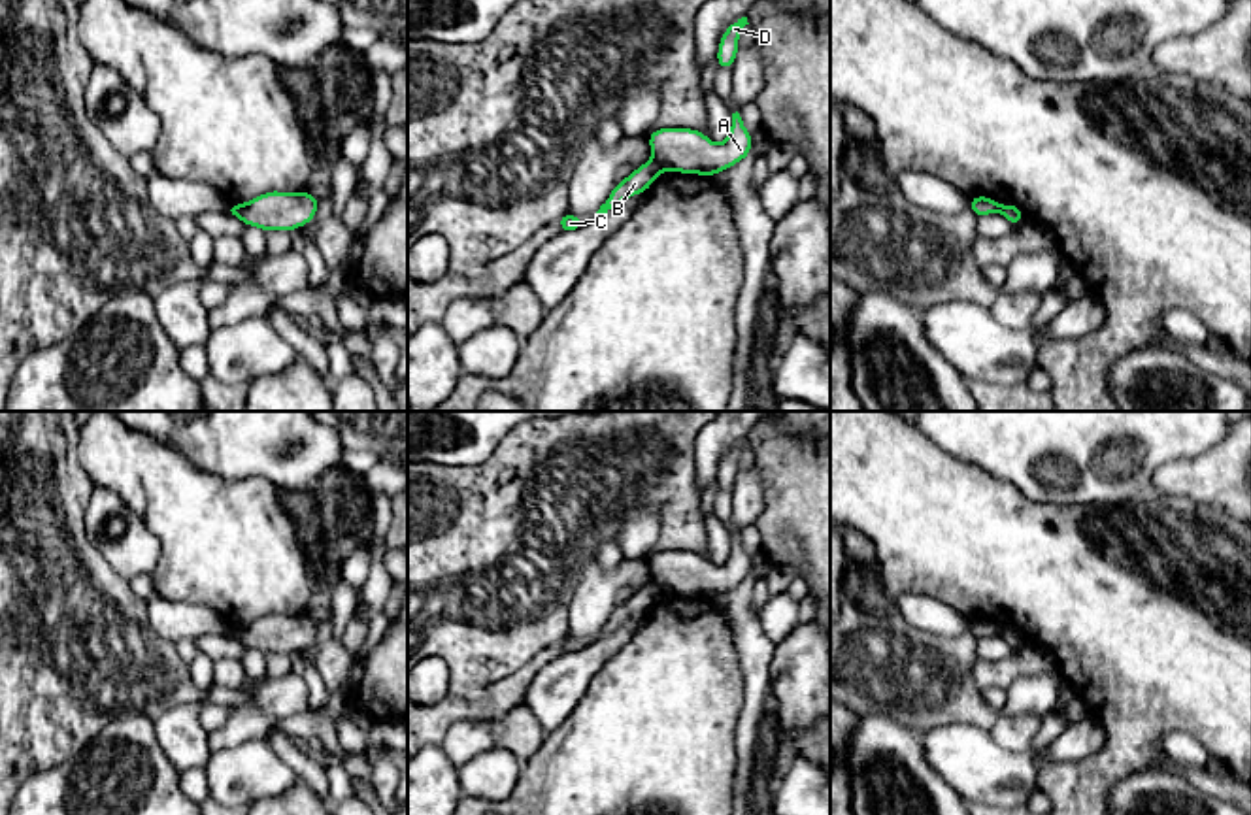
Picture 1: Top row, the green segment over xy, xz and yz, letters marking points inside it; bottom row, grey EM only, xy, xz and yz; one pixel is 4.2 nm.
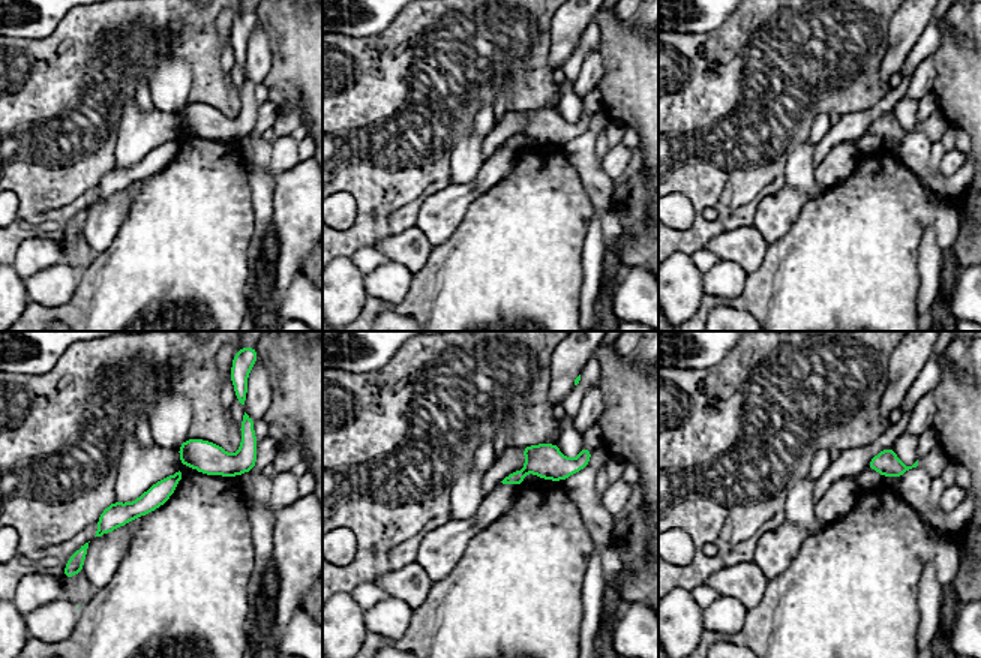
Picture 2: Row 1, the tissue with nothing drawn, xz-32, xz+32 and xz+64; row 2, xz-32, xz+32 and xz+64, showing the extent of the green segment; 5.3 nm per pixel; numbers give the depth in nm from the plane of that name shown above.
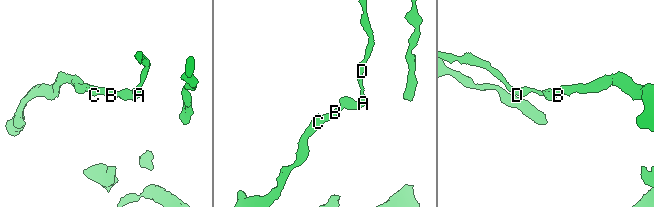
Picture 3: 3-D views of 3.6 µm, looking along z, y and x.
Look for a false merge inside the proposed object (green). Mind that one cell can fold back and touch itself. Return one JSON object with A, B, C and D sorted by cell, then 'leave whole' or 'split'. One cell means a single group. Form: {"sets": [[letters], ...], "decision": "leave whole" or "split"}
{"sets": [["A", "D"], ["B", "C"]], "decision": "split"}

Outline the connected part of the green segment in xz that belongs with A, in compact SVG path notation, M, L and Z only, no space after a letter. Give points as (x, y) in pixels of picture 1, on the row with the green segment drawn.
M742 108L730 109L732 128L725 141L711 143L692 128L659 128L649 134L653 160L679 174L715 175L747 158L751 132L742 123Z

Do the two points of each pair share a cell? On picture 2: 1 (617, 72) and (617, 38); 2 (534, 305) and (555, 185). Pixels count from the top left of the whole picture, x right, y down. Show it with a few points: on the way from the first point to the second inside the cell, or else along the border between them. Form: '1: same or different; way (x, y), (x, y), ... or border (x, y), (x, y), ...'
1: same; way (617, 63), (617, 47)
2: same; way (534, 275), (534, 221), (539, 215)

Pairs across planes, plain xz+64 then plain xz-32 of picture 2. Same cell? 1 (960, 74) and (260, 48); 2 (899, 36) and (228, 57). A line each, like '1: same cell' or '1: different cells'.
1: different cells
2: different cells

